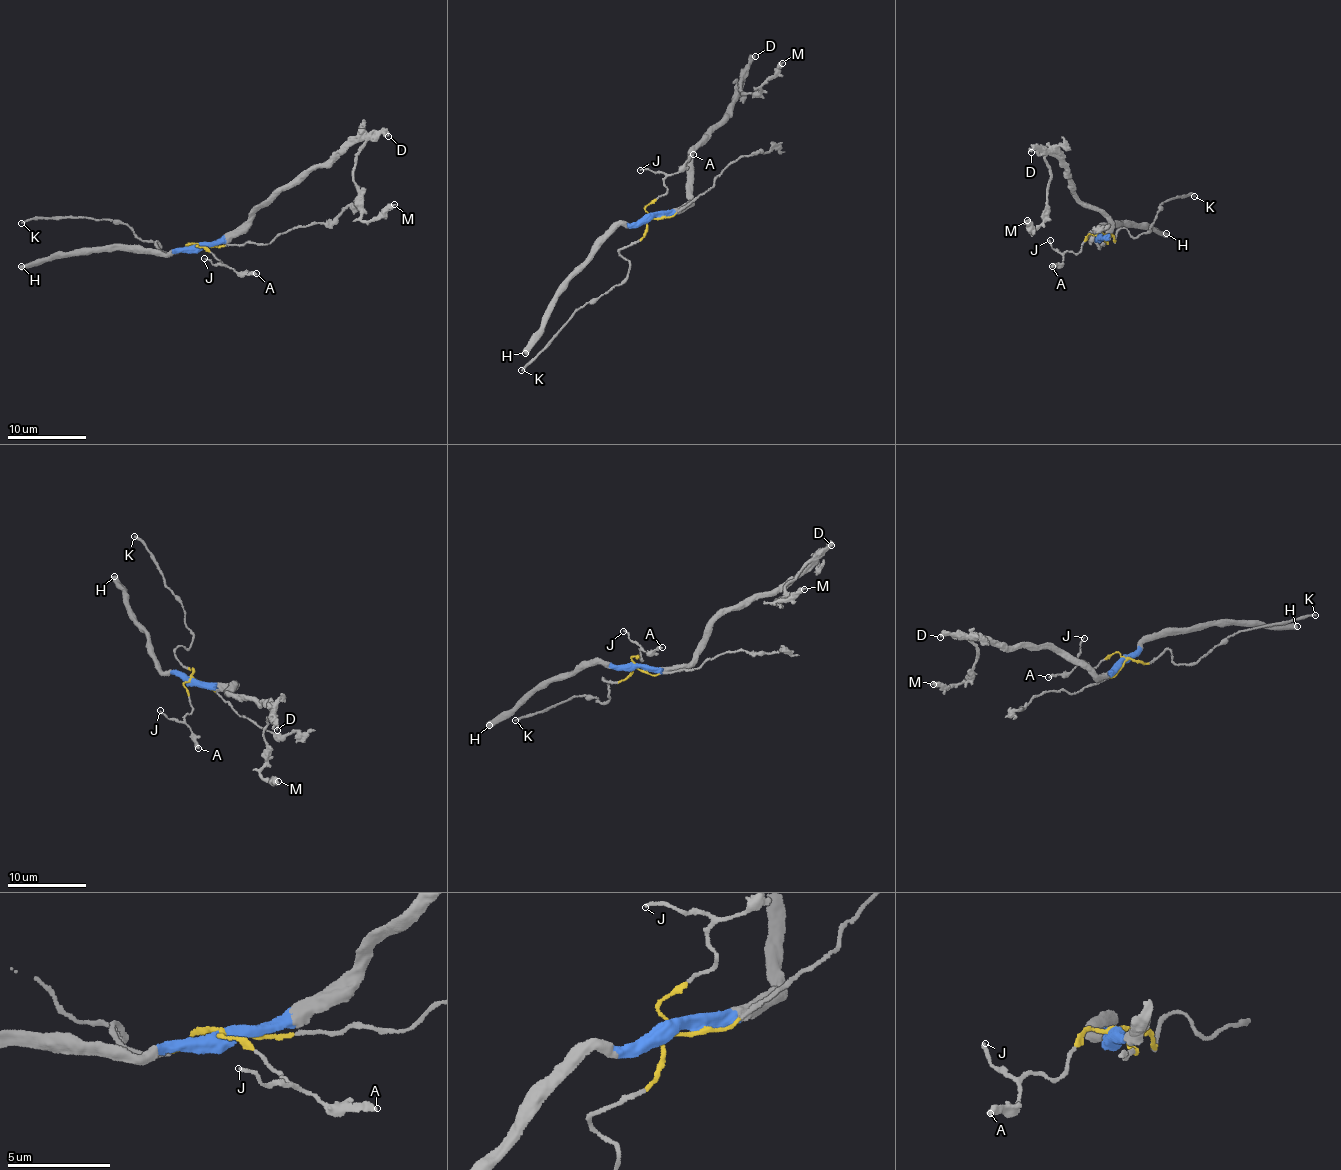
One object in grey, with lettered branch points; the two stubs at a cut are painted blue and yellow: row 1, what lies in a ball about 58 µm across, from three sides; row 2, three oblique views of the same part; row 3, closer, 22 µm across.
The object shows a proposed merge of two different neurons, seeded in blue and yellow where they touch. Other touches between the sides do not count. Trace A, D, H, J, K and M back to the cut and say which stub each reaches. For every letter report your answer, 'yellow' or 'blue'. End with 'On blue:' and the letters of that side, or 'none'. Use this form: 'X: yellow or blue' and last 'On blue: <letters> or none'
A: yellow
D: blue
H: blue
J: yellow
K: yellow
M: blue
On blue: D, H, M

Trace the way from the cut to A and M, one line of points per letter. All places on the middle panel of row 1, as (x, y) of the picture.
A: (651, 219), (644, 209), (668, 191), (664, 180), (679, 170), (692, 154)
M: (651, 219), (686, 208), (687, 167), (720, 126), (738, 85), (742, 81), (747, 94), (759, 93), (782, 63)

